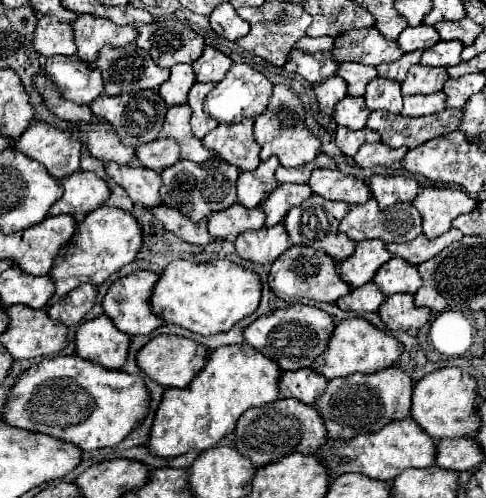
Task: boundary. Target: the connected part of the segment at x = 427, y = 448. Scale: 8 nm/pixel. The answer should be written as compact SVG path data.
M404 418L398 422L386 424L380 432L374 434L360 434L352 440L332 440L328 438L324 446L318 448L316 458L328 470L330 478L342 476L346 472L358 472L372 480L392 482L402 470L406 468L428 468L434 464L436 442L422 432L422 428L412 420Z

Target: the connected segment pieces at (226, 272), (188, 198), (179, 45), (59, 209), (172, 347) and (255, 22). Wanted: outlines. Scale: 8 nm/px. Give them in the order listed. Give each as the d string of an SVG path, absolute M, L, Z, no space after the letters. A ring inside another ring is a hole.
M174 260L158 278L152 290L150 308L166 324L178 324L190 332L212 336L230 330L238 320L252 314L258 308L260 290L262 284L258 274L230 260L214 260L206 264Z
M212 158L204 164L194 164L188 160L180 160L174 166L168 166L162 170L164 186L160 188L162 204L176 208L178 212L184 212L184 216L190 216L192 222L200 222L208 218L216 210L224 210L236 202L236 178L238 170L220 158Z
M166 20L140 24L136 46L150 52L160 68L172 68L180 62L192 64L204 50L204 38L184 22Z
M74 172L60 180L64 196L50 208L50 214L88 214L96 206L102 206L108 196L108 184L92 172Z
M160 334L138 350L136 362L138 362L140 370L146 376L150 376L154 382L158 382L160 386L164 386L164 388L184 388L202 370L206 358L208 358L208 348L206 346L196 344L196 342L192 342L188 338L182 338L182 336Z
M264 2L258 8L240 8L238 14L250 24L250 32L238 40L238 46L254 56L264 58L266 62L274 64L276 68L282 68L290 50L294 48L294 42L306 36L308 24L312 24L312 16L304 12L300 4L290 2Z

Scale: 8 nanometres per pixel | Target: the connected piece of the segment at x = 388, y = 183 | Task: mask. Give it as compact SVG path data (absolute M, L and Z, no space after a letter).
M372 176L368 188L382 210L396 202L412 202L420 192L418 182L410 176Z

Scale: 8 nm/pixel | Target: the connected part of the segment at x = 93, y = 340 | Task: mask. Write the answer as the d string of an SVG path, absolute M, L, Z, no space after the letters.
M108 316L84 322L76 330L76 354L108 370L118 370L128 354L130 336L120 332Z

